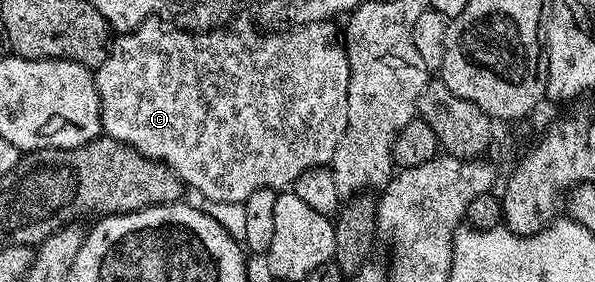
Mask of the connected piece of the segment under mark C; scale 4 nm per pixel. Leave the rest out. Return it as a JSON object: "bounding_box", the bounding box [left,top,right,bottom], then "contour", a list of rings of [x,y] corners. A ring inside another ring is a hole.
{"bounding_box":[95,17,349,205],"contour":[[[154,17],[146,18],[141,21],[137,28],[130,31],[129,34],[122,34],[116,42],[110,46],[109,55],[101,62],[100,67],[96,68],[95,78],[97,81],[97,92],[99,93],[99,101],[101,102],[101,129],[108,138],[125,143],[128,147],[134,147],[139,153],[143,153],[147,157],[157,159],[160,163],[168,165],[174,173],[181,178],[182,184],[186,188],[194,187],[201,195],[206,195],[213,203],[237,203],[237,205],[244,205],[247,197],[251,197],[251,193],[256,191],[268,191],[270,189],[285,189],[297,180],[299,173],[307,173],[307,169],[312,167],[324,167],[332,164],[333,154],[339,145],[339,141],[343,137],[343,133],[347,129],[347,89],[349,88],[349,62],[347,61],[347,53],[345,52],[345,45],[342,36],[332,26],[332,22],[326,21],[321,23],[308,23],[305,26],[295,26],[292,29],[277,29],[272,33],[249,33],[246,39],[240,39],[238,32],[233,29],[209,29],[204,33],[194,33],[189,31],[161,31],[161,23]]]}

